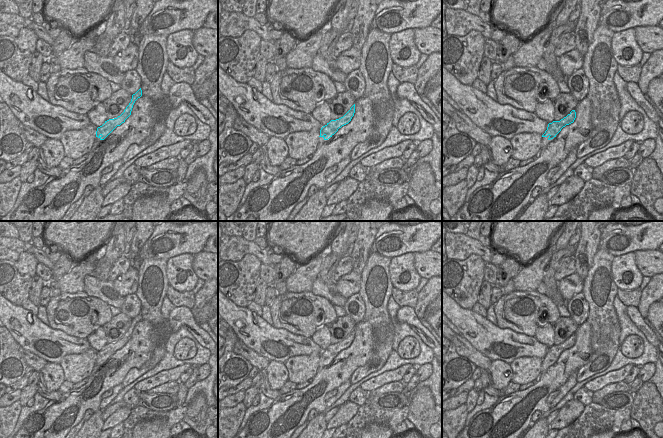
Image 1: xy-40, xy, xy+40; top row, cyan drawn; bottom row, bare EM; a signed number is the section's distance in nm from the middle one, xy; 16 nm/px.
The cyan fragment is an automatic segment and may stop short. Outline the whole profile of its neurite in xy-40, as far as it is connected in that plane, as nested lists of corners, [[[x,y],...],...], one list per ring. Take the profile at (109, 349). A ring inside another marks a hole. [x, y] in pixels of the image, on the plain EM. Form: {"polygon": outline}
{"polygon": [[[140,312],[135,318],[132,319],[131,326],[120,340],[105,345],[102,350],[97,352],[96,361],[98,361],[100,364],[104,364],[117,350],[120,350],[122,347],[124,347],[125,344],[131,339],[135,325],[141,320],[142,314]]]}

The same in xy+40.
{"polygon": [[[572,334],[566,341],[561,343],[560,345],[553,345],[548,348],[547,354],[542,359],[542,361],[549,361],[548,364],[553,363],[556,359],[561,355],[563,351],[569,349],[574,346],[576,342],[575,334]]]}

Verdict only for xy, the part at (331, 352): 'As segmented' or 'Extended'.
As segmented.

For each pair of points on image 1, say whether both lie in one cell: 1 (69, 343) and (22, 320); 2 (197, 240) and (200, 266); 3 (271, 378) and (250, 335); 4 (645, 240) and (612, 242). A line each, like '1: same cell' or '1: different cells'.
1: same cell
2: different cells
3: different cells
4: same cell

